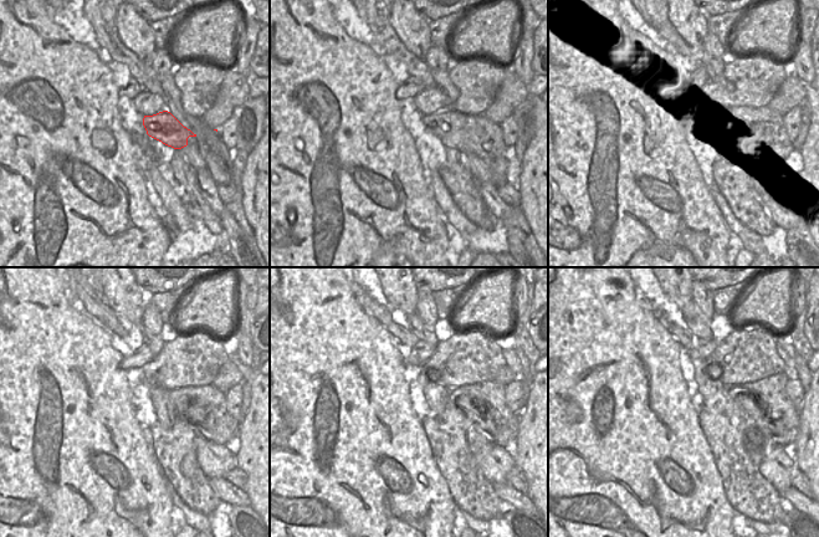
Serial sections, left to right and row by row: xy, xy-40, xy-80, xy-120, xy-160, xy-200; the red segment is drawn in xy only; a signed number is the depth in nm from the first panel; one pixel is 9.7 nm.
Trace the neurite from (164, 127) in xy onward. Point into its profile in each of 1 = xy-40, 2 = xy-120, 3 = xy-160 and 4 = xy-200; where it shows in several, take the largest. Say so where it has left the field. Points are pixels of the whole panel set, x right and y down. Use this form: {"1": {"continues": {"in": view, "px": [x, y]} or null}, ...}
{"1": {"continues": {"in": "xy-40", "px": [451, 127]}}, "2": {"continues": {"in": "xy-120", "px": [225, 426]}}, "3": {"continues": {"in": "xy-160", "px": [503, 424]}}, "4": {"continues": {"in": "xy-200", "px": [783, 417]}}}

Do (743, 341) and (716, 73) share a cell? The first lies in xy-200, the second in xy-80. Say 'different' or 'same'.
different

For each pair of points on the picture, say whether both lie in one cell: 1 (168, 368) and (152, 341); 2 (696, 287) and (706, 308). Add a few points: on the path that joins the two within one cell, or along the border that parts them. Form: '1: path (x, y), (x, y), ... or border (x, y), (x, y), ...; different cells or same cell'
1: border (164, 342), (163, 347), (153, 357); different cells
2: path (699, 292), (704, 297), (705, 303); same cell

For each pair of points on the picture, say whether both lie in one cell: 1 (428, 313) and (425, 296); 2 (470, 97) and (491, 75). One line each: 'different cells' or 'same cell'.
1: same cell
2: same cell

